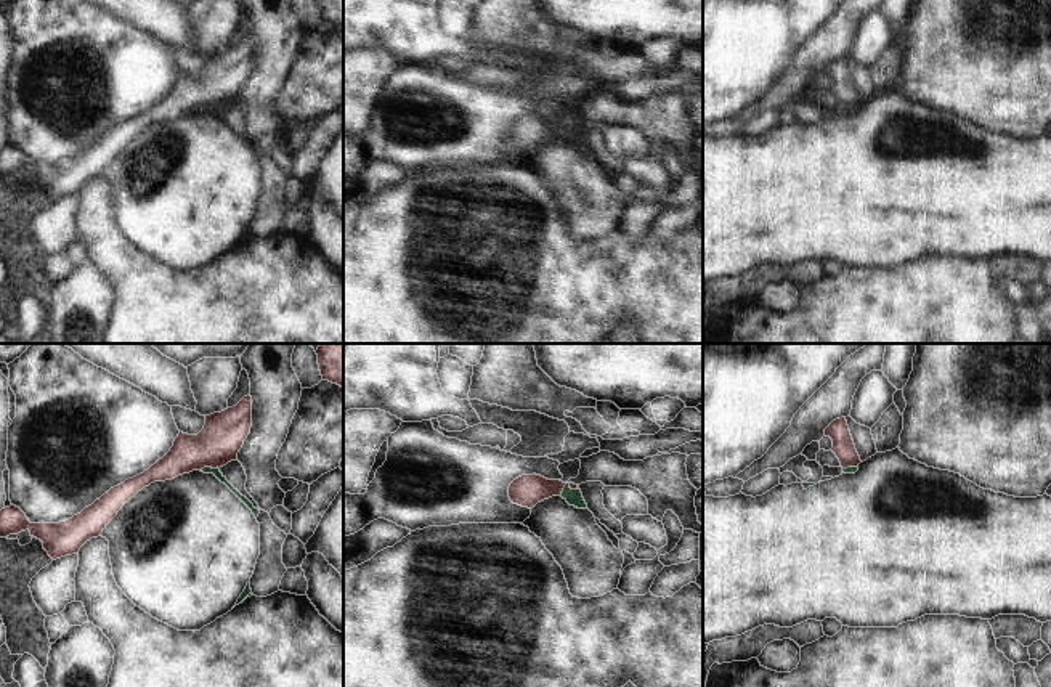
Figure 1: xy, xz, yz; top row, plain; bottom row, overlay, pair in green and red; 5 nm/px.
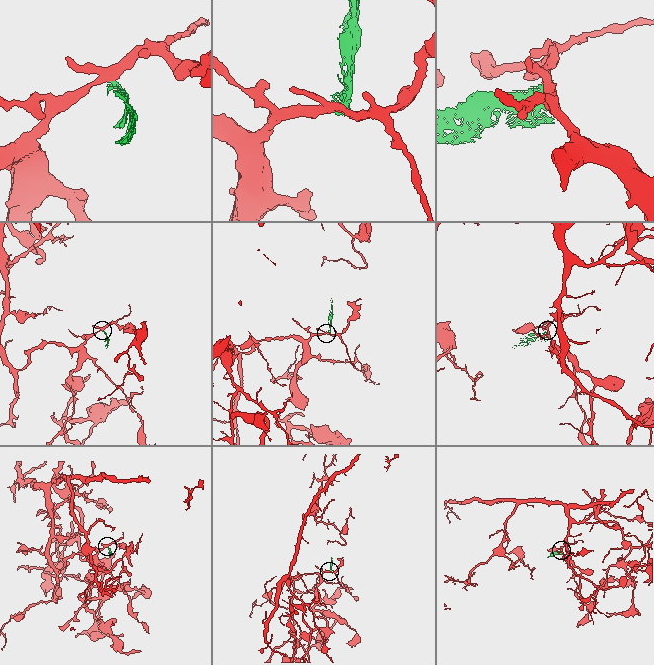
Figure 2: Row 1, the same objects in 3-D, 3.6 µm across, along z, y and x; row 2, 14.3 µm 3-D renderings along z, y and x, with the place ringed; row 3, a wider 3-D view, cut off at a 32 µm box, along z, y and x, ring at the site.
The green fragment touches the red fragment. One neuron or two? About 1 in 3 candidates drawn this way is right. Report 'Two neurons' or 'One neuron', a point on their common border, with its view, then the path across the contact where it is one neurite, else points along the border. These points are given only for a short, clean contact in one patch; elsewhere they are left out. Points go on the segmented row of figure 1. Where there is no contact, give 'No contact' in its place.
Two neurons. Touches green at xz (567, 483). Boundary: xz (578, 488), (572, 488), (567, 483), (559, 495).

